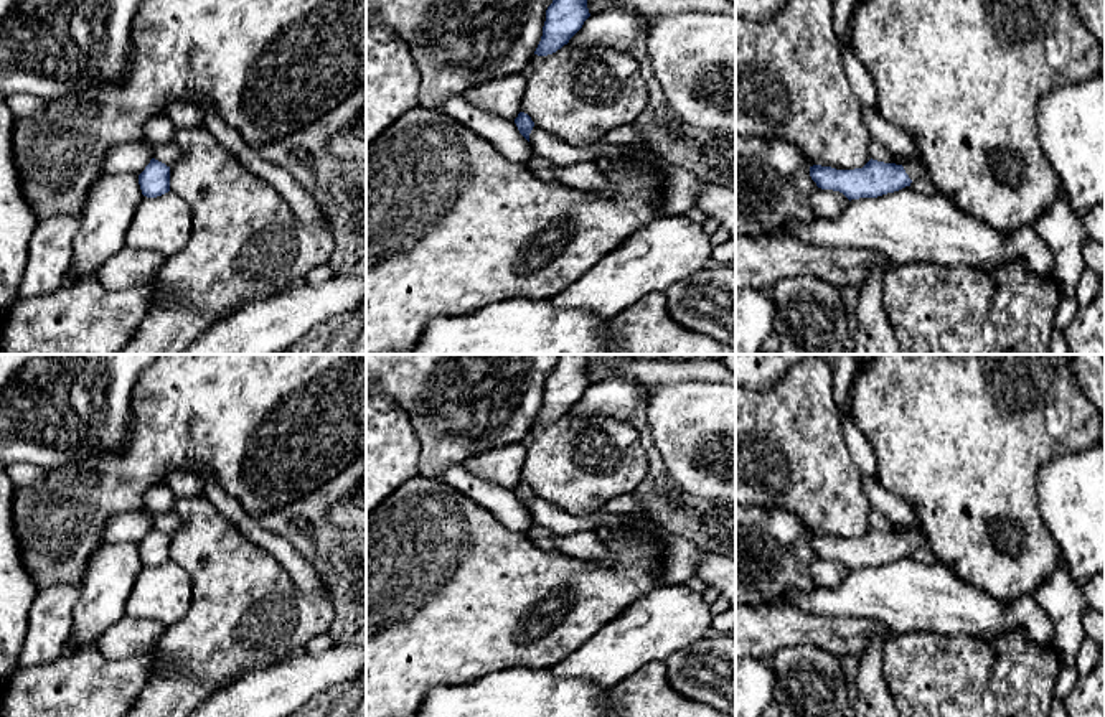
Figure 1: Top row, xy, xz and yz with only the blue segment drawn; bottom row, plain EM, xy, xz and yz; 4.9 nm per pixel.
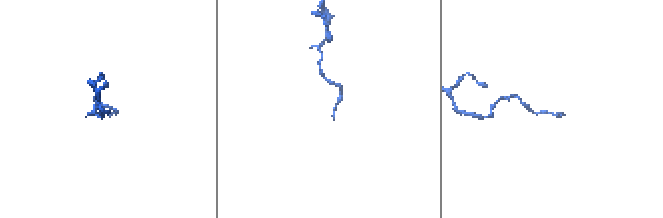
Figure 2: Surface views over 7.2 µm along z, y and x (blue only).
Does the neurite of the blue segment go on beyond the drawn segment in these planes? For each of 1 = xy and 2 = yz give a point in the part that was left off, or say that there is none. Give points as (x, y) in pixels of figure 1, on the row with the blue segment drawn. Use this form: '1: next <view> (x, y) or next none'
1: next none
2: next yz (914, 168)

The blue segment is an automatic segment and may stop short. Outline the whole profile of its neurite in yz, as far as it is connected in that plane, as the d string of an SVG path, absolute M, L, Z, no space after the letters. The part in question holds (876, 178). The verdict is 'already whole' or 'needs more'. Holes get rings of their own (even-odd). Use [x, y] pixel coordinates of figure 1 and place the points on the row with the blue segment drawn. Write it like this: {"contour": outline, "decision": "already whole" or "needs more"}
{"contour": "M871 158L863 168L854 170L813 165L810 166L810 176L818 188L839 191L851 201L899 191L924 178L925 171L919 160L909 160L902 166Z", "decision": "needs more"}

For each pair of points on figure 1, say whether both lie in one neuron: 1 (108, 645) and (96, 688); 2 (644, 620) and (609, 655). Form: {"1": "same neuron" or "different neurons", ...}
{"1": "different neurons", "2": "same neuron"}

